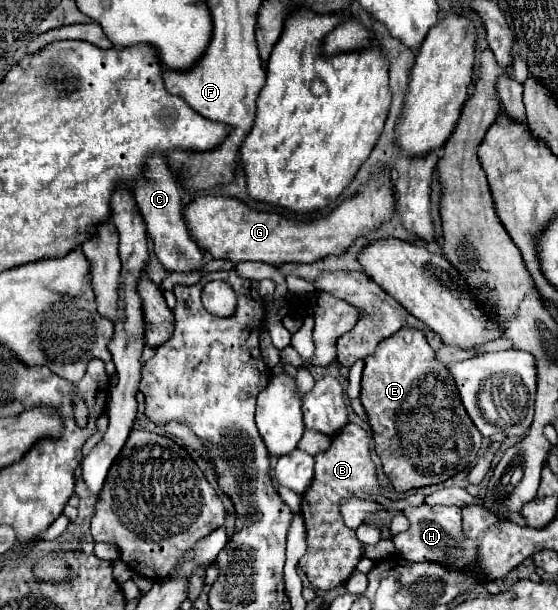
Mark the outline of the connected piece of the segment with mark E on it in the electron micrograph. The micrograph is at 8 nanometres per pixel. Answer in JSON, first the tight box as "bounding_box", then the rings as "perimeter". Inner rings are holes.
{"bounding_box":[361,329,483,491],"perimeter":[[[399,329],[365,357],[361,403],[369,417],[375,453],[395,491],[443,483],[477,459],[483,437],[467,417],[449,369],[437,361],[417,329]]]}

